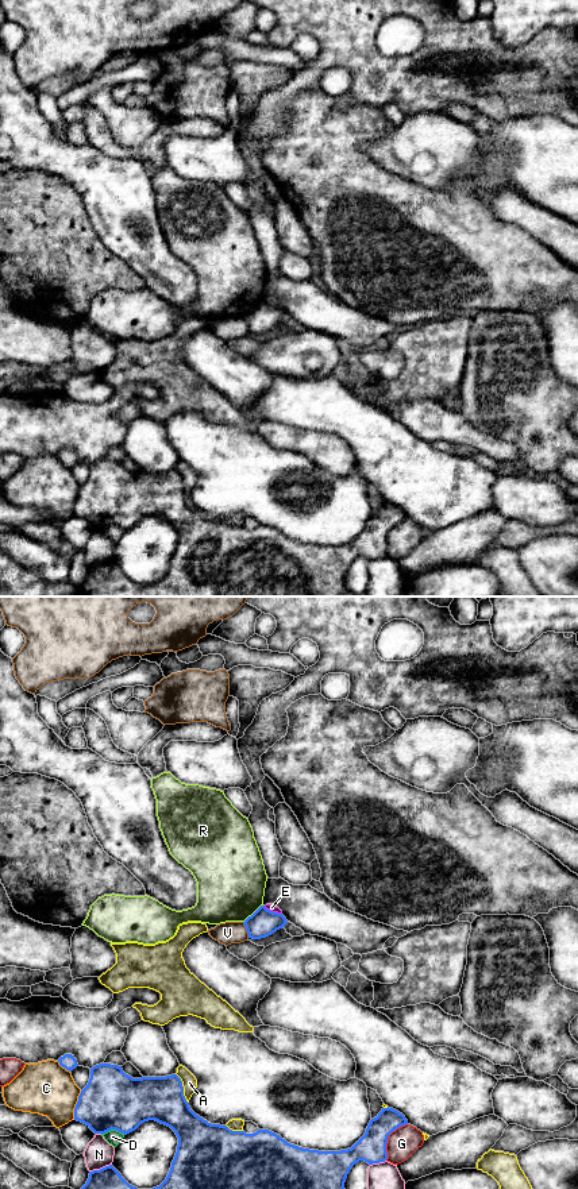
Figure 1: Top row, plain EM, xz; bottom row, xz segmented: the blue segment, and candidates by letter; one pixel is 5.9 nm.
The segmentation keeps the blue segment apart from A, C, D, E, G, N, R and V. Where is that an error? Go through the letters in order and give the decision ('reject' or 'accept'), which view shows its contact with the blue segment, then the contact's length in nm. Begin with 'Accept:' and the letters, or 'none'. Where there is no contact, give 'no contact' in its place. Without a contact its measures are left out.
Accept: none
A: reject; meets blue in xz; contact 200 nm long
C: reject; meets blue in xz; contact 180 nm long
D: reject; meets blue in xz; contact 140 nm long
E: reject; meets blue in xz; contact 120 nm long
G: reject; meets blue in xz; contact 260 nm long
N: reject; meets blue in xz; contact 140 nm long
R: reject; meets blue in xz; contact 160 nm long
V: reject; meets blue in xz; contact 100 nm long

